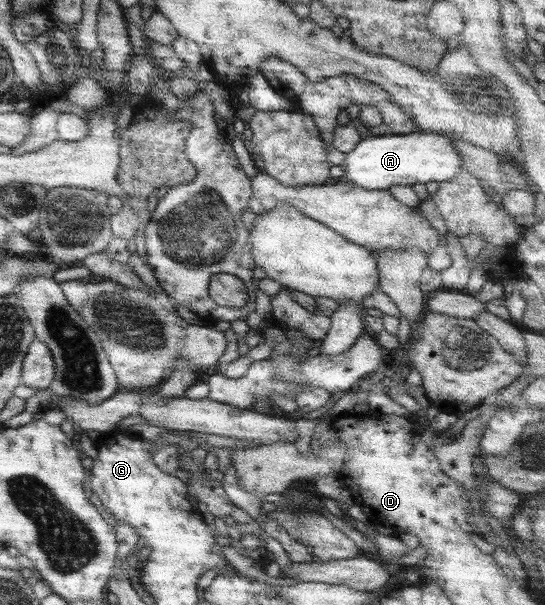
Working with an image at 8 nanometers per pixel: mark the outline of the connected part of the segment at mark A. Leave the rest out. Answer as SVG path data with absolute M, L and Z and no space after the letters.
M432 132L391 134L360 140L345 158L344 176L348 182L369 190L388 190L392 185L426 184L430 181L452 181L463 170L463 159L453 141Z

